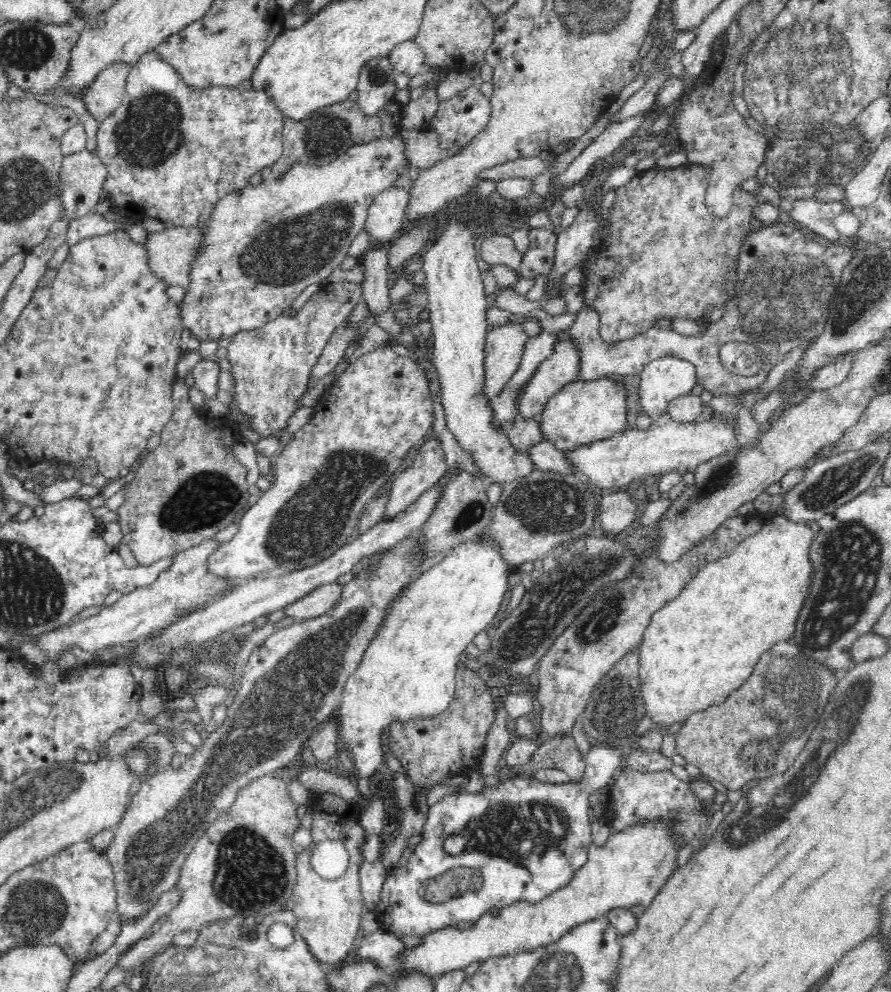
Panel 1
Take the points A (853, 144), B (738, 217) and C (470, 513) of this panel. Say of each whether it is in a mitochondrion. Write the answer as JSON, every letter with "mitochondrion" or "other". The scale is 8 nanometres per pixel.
{"A":"mitochondrion","B":"other","C":"mitochondrion"}

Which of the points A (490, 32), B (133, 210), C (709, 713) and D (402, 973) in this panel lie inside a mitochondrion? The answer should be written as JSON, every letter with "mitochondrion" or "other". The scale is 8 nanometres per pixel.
{"A":"other","B":"other","C":"other","D":"other"}

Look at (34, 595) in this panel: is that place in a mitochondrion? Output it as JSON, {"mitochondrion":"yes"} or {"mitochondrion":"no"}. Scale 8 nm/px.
{"mitochondrion":"yes"}

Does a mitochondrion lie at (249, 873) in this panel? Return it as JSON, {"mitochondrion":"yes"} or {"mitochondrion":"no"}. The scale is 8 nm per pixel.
{"mitochondrion":"yes"}

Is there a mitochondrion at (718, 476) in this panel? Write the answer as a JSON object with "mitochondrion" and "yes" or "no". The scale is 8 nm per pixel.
{"mitochondrion":"yes"}

